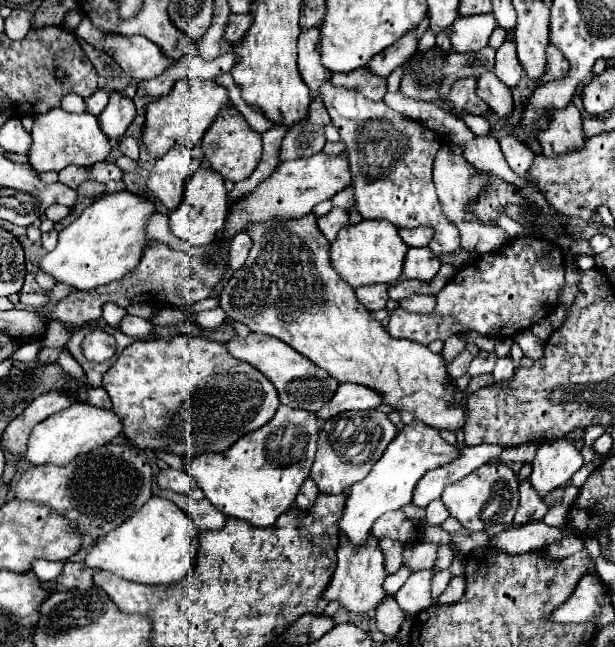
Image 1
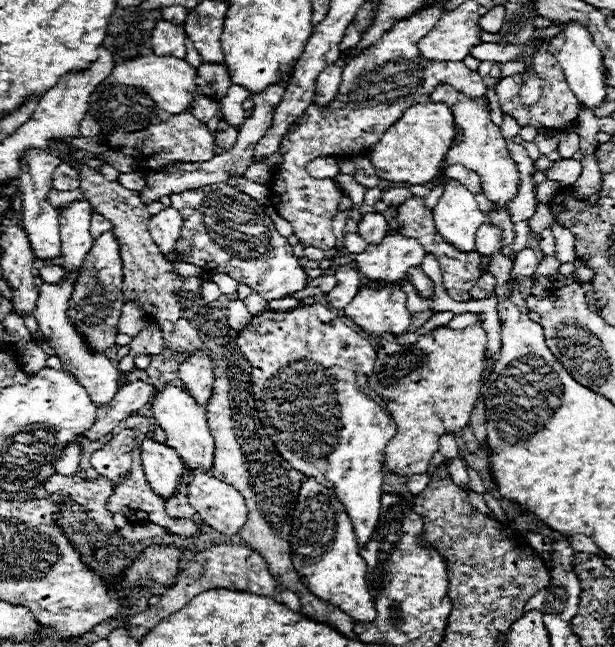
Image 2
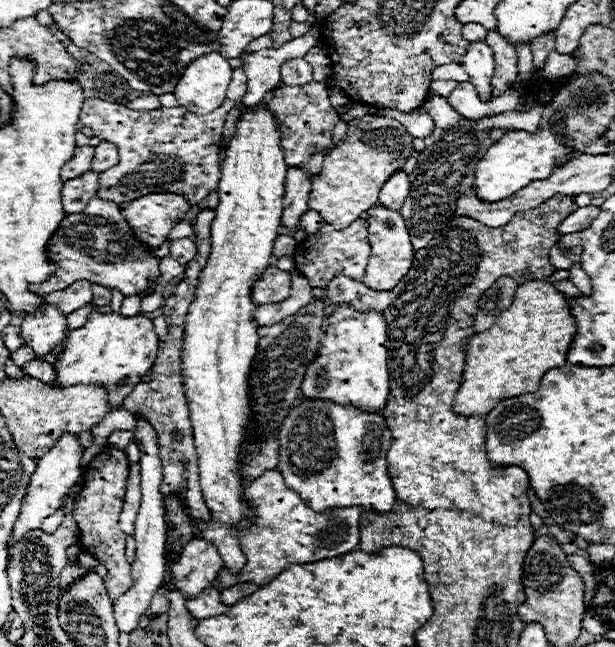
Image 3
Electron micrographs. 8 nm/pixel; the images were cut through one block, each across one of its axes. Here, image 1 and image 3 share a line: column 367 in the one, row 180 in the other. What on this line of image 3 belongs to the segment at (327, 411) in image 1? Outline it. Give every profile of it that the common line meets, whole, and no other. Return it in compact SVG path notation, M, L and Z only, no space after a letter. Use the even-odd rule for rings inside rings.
M394 172L390 178L388 178L388 184L384 184L384 188L380 190L380 204L386 206L386 208L394 208L394 210L400 210L402 208L402 202L406 200L410 192L410 180L408 180L408 174L406 172Z

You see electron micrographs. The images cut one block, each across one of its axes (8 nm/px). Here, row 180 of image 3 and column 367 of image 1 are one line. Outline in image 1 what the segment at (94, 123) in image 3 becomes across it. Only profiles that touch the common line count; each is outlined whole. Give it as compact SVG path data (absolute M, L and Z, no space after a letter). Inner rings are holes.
M330 80L322 82L320 92L332 124L338 128L340 138L346 144L352 168L354 198L362 218L384 218L396 228L432 228L434 238L430 250L436 256L454 254L460 250L460 232L442 214L432 182L432 164L436 152L444 144L442 136L420 122L390 110L384 102L366 100L360 92L334 86Z

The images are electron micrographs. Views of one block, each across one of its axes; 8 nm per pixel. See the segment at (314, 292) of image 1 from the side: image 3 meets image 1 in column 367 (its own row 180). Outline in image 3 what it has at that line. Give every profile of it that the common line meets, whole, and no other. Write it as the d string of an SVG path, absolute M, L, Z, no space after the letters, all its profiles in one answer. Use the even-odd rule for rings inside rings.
M362 116L348 122L346 136L334 144L324 156L324 164L318 176L308 174L312 180L312 192L308 208L318 212L326 224L340 230L360 218L362 212L378 202L378 192L390 174L402 170L404 158L412 156L412 136L406 128L392 118Z

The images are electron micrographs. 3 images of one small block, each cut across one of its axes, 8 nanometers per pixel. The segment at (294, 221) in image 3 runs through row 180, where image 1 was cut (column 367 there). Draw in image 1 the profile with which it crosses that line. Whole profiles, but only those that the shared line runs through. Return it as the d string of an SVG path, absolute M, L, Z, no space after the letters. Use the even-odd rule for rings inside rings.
M372 284L372 286L362 286L356 288L356 298L358 302L368 310L368 312L376 312L386 308L388 302L388 286L386 284Z

